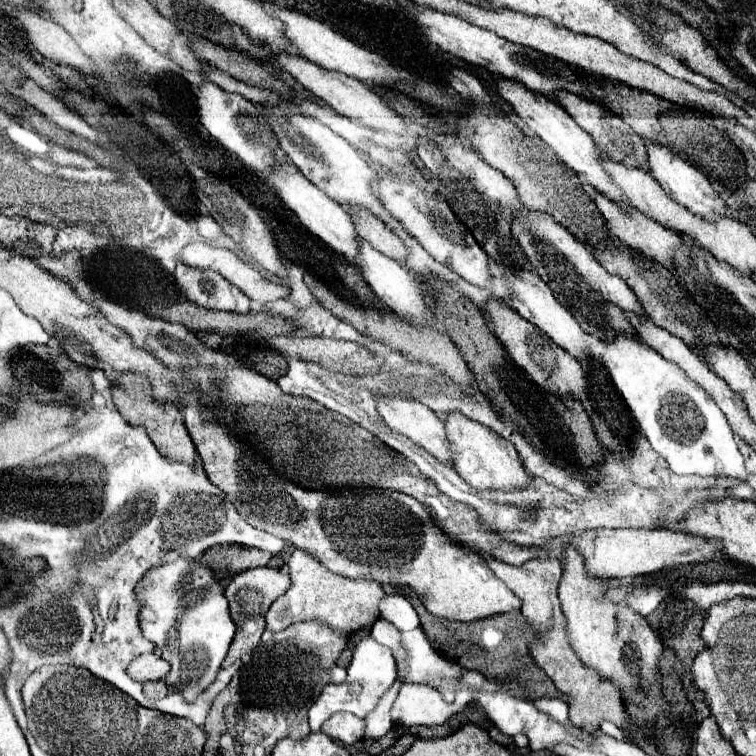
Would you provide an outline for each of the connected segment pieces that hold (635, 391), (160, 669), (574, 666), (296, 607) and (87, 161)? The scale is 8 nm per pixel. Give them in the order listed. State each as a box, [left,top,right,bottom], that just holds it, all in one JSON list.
[[603,336,745,480],[127,654,169,682],[483,556,633,742],[267,550,385,636],[49,144,97,168]]

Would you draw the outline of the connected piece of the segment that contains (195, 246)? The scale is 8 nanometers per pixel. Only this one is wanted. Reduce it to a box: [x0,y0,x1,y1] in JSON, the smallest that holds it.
[177,242,289,304]

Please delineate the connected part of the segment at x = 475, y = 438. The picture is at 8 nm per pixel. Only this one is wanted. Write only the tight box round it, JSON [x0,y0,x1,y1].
[445,412,531,492]

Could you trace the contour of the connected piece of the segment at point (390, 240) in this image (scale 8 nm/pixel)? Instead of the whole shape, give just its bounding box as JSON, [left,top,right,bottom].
[351,210,407,262]

